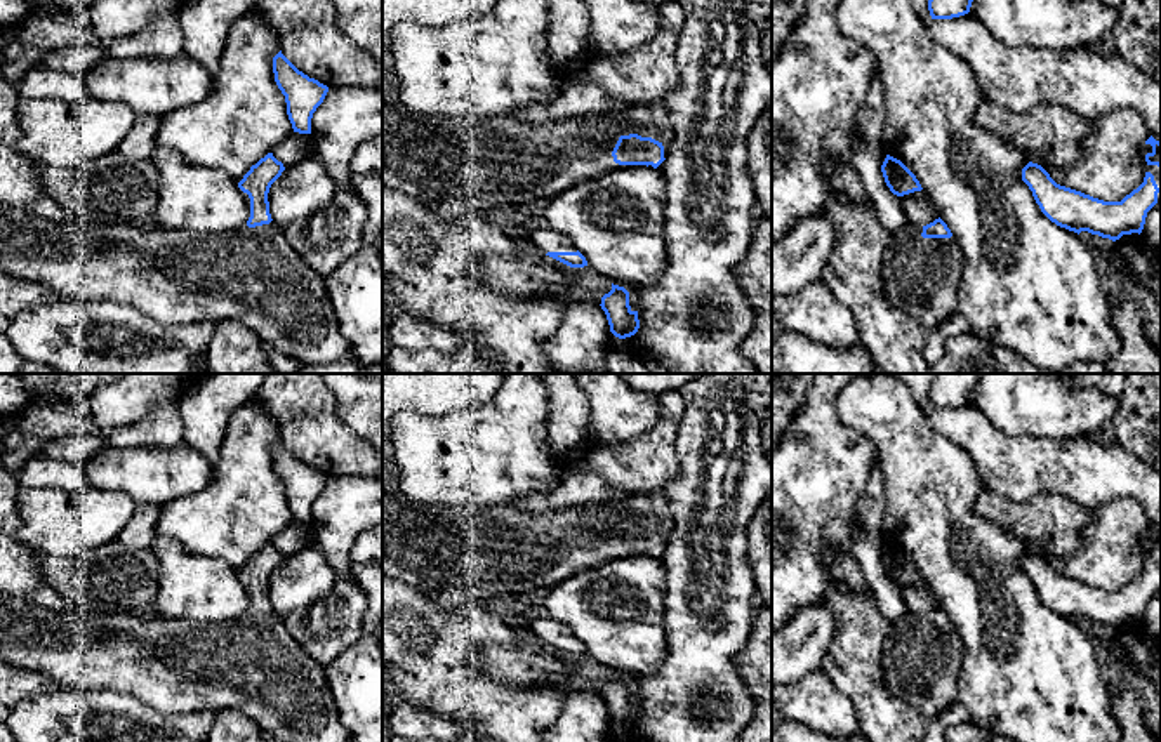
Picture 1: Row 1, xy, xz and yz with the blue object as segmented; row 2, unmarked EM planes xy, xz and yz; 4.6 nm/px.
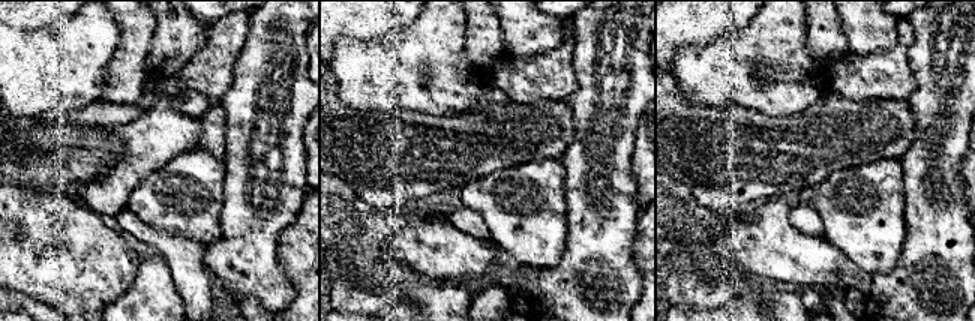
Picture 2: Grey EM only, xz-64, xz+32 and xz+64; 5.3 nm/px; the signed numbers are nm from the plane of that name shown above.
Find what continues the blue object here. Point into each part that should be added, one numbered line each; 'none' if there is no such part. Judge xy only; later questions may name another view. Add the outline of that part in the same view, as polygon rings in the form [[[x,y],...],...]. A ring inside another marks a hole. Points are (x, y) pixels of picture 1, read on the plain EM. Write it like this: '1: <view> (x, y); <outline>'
1: xy (252, 664); [[[0,591],[0,660],[52,678],[63,688],[129,693],[165,712],[236,709],[280,742],[349,742],[339,721],[325,667],[313,660],[292,638],[275,610],[226,622],[167,619],[151,612],[106,612],[89,605],[50,610]]]

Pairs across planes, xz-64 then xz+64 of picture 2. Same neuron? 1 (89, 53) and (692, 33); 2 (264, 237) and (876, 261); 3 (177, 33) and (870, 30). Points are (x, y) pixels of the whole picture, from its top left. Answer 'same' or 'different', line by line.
1: different
2: different
3: same

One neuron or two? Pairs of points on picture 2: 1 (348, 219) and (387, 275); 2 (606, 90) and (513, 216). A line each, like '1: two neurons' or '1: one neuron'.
1: one neuron
2: two neurons

